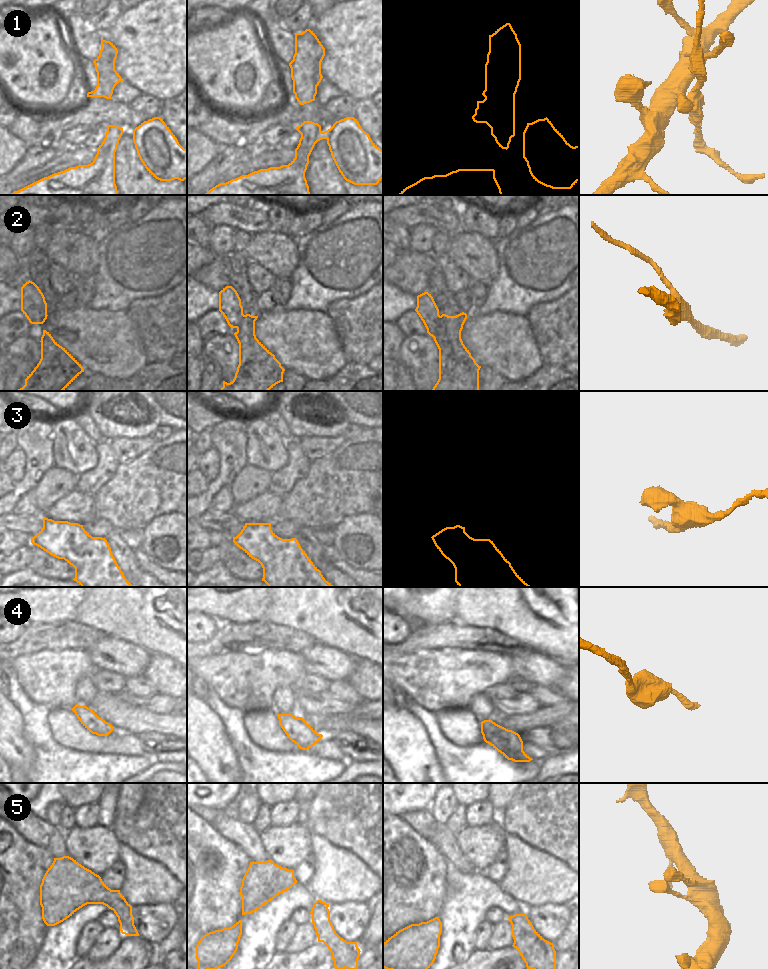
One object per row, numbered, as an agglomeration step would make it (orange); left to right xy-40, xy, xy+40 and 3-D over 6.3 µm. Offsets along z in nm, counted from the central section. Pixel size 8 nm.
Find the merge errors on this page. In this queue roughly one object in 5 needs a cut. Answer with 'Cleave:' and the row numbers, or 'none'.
Cleave: 1, 2

